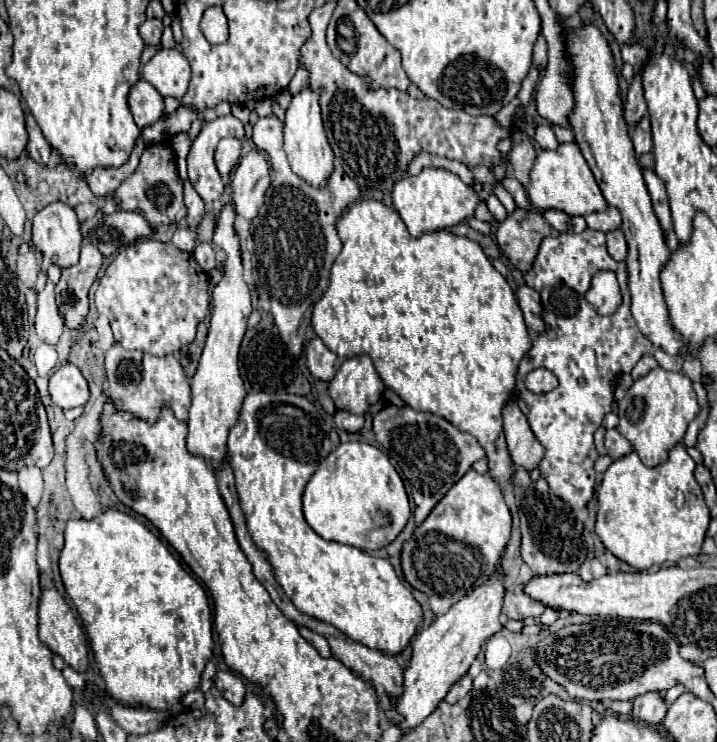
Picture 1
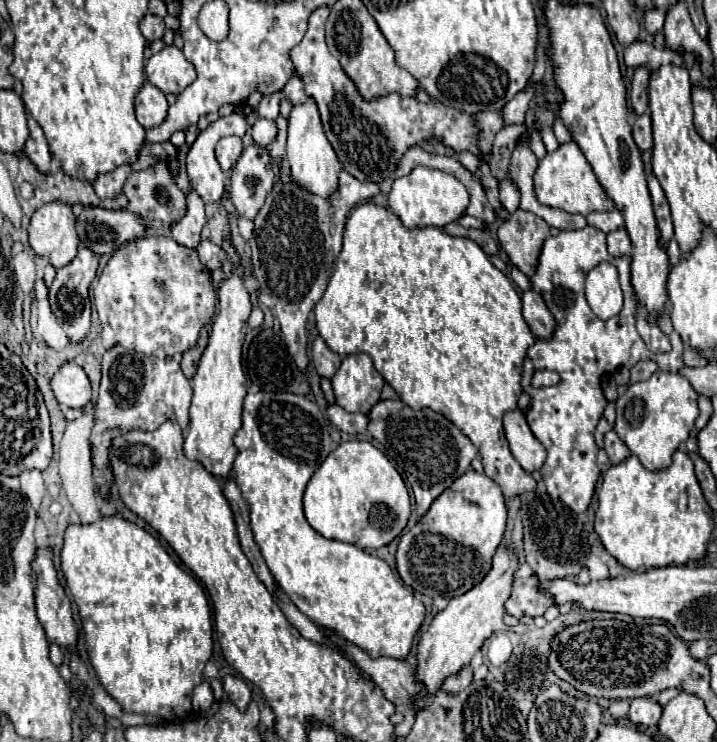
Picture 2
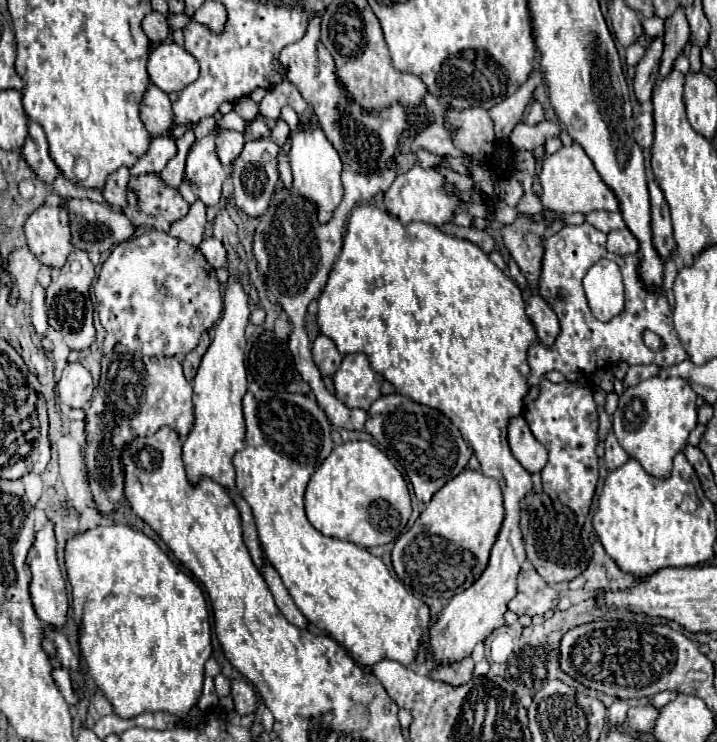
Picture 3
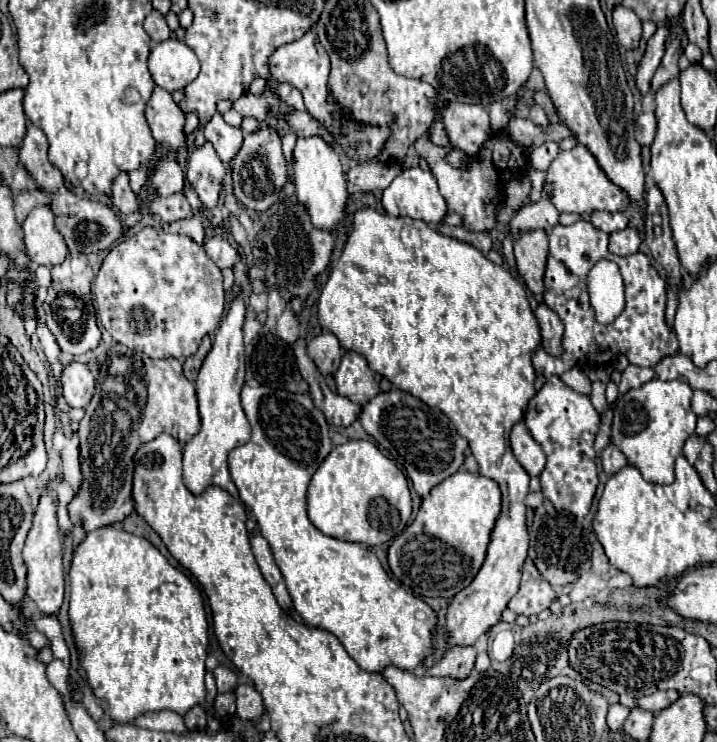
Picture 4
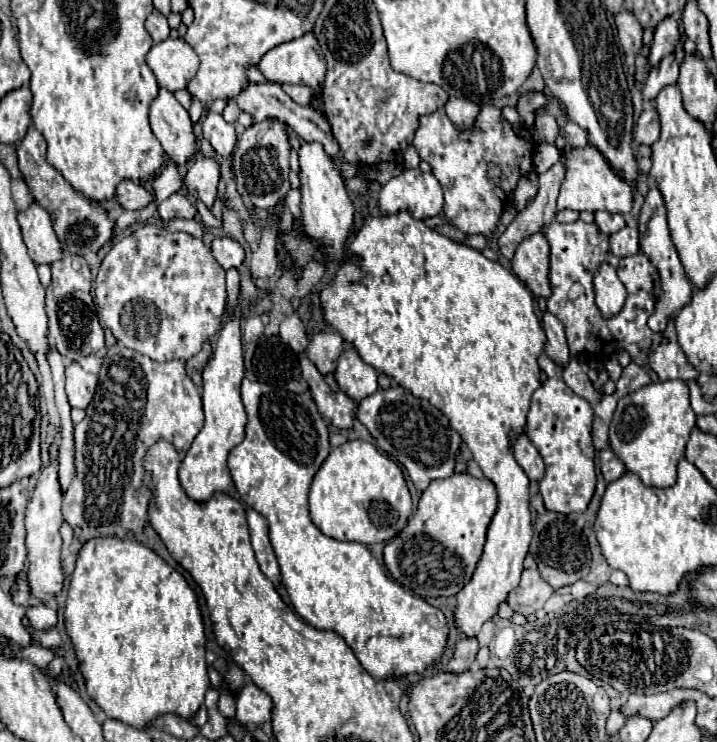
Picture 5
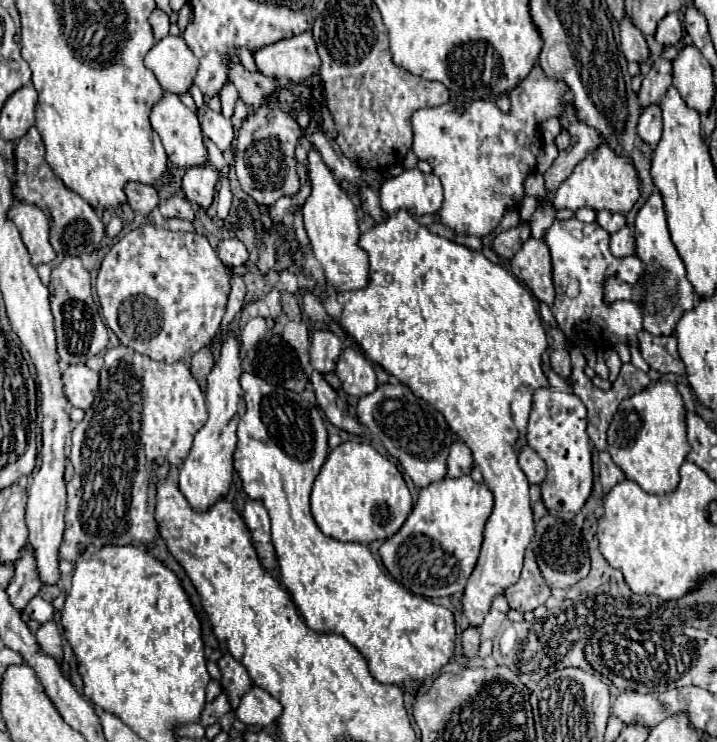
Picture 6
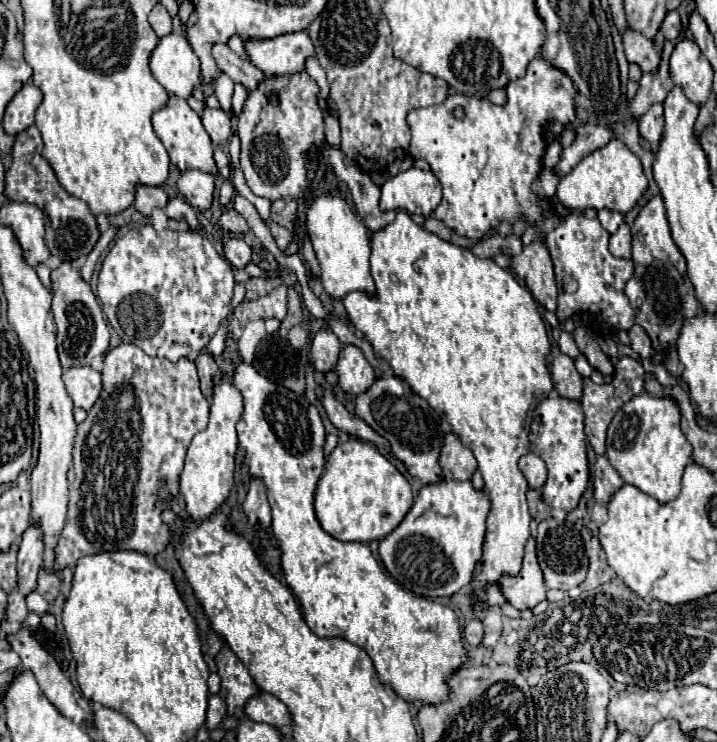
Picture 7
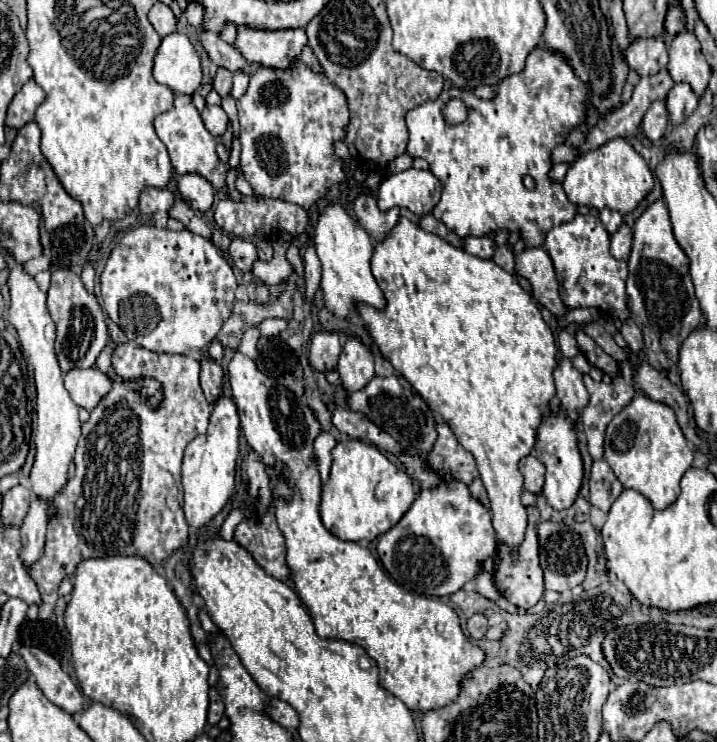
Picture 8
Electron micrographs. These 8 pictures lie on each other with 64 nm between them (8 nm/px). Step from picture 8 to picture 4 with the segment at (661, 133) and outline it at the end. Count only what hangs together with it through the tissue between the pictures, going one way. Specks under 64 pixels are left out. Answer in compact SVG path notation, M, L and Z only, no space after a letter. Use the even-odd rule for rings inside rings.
M646 110L636 118L636 142L640 146L650 146L654 136L656 136L656 116L652 110Z

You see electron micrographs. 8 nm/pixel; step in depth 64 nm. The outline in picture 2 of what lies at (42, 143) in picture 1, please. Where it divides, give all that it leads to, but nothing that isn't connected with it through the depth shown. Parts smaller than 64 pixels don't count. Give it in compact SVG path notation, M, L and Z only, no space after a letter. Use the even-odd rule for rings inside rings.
M30 116L28 118L28 128L30 128L30 136L26 140L24 146L24 154L32 160L32 164L42 172L42 174L50 174L50 150L48 150L48 142L44 138L42 128L38 126L38 122Z

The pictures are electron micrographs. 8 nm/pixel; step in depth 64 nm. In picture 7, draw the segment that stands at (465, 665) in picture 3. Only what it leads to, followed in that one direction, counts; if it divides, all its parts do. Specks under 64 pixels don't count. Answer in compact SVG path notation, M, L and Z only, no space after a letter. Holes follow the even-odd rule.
M472 618L472 620L466 624L466 628L464 628L464 638L468 640L468 644L478 646L478 644L482 642L482 636L484 636L484 624L482 624L482 620Z

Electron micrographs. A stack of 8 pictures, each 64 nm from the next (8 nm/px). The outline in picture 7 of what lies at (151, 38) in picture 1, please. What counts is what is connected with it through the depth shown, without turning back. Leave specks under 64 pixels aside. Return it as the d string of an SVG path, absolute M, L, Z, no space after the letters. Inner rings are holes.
M156 4L152 8L148 20L150 20L150 26L154 28L154 32L156 32L158 38L162 38L162 36L166 36L166 34L172 32L172 18L170 18L170 14L166 12L166 8L162 4Z

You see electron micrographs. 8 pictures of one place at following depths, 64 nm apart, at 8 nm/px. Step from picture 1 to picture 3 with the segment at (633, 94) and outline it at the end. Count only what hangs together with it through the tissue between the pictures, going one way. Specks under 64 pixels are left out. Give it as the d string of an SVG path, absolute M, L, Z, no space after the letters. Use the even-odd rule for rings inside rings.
M662 36L652 38L652 42L646 48L644 58L636 66L634 92L636 92L636 98L638 98L640 104L644 104L644 100L650 100L650 96L652 96L652 88L654 88L654 82L656 82L656 74L658 74L662 50L664 50Z

